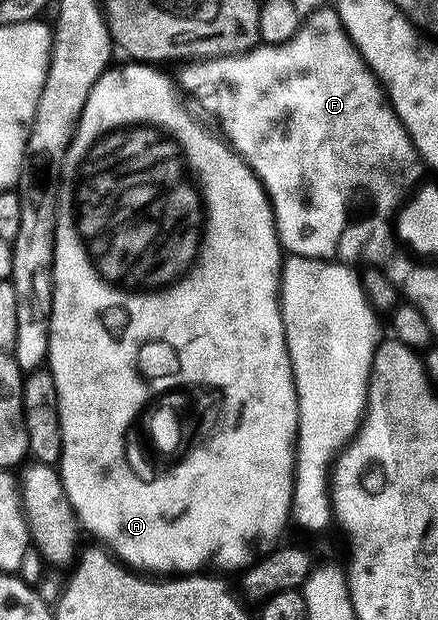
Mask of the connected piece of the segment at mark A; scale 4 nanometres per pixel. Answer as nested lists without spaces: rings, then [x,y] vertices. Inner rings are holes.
[[[128,64],[105,70],[104,75],[94,84],[90,96],[86,100],[86,108],[82,108],[80,123],[76,125],[76,134],[72,137],[71,149],[88,150],[84,163],[80,166],[80,179],[76,182],[76,199],[59,207],[56,212],[56,243],[52,257],[52,315],[50,316],[50,340],[48,341],[47,369],[52,371],[54,384],[58,392],[58,416],[62,428],[62,452],[58,469],[60,479],[66,488],[66,496],[76,513],[76,520],[85,531],[88,530],[97,538],[101,547],[107,548],[123,565],[136,572],[151,572],[156,576],[187,576],[205,569],[211,558],[220,557],[220,566],[224,570],[243,571],[251,566],[265,552],[271,551],[280,541],[280,533],[284,525],[289,525],[292,512],[292,485],[296,482],[296,433],[298,433],[298,396],[292,375],[290,356],[286,348],[284,325],[280,315],[280,271],[282,269],[282,247],[276,234],[276,217],[272,214],[272,203],[256,174],[244,163],[244,159],[229,148],[219,137],[211,138],[208,134],[196,134],[194,127],[188,123],[188,114],[180,107],[180,98],[173,79],[156,70],[150,64]],[[128,442],[144,442],[140,451],[132,450],[128,454]],[[136,470],[160,470],[147,478]]]

